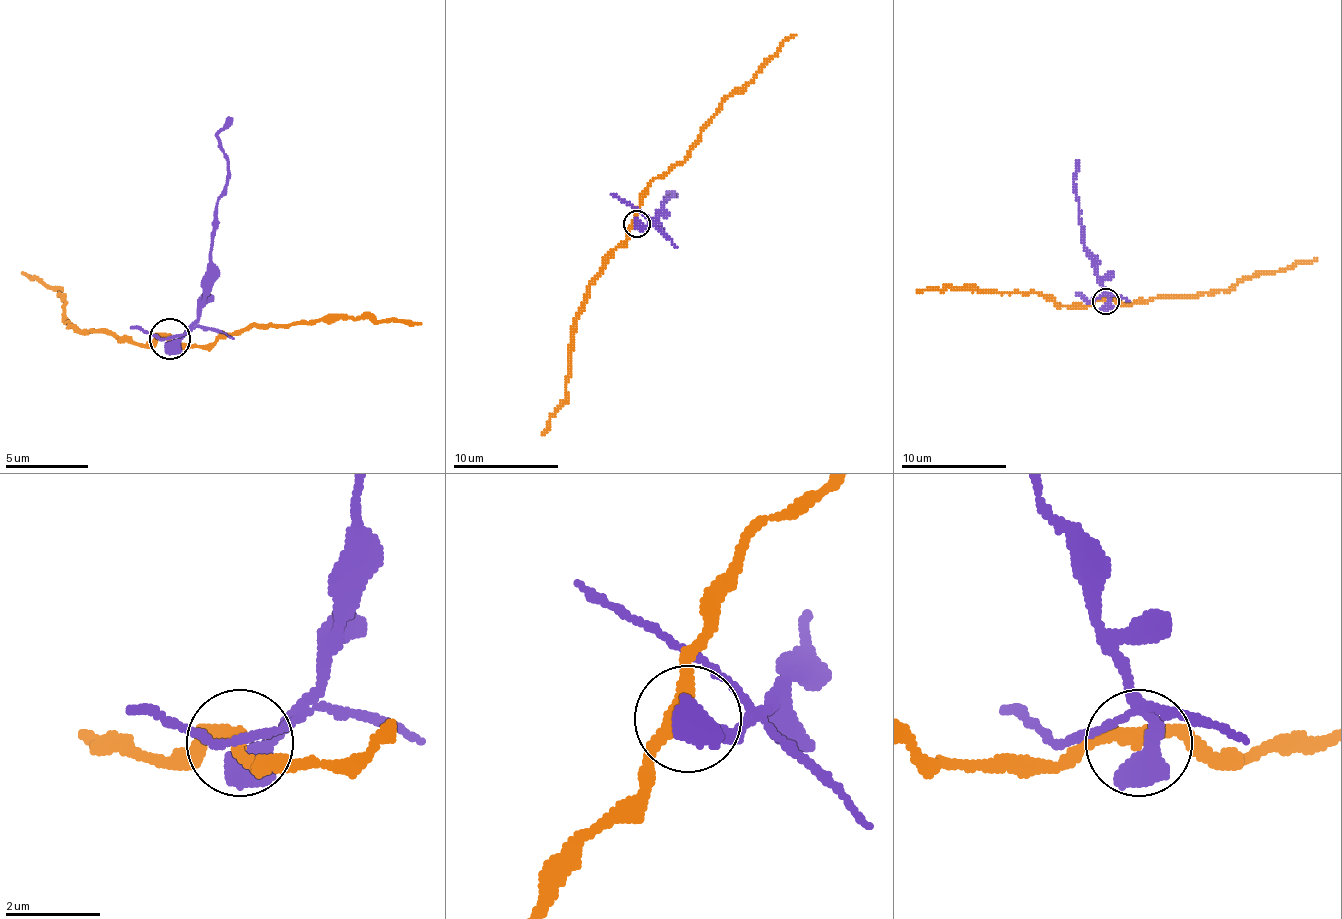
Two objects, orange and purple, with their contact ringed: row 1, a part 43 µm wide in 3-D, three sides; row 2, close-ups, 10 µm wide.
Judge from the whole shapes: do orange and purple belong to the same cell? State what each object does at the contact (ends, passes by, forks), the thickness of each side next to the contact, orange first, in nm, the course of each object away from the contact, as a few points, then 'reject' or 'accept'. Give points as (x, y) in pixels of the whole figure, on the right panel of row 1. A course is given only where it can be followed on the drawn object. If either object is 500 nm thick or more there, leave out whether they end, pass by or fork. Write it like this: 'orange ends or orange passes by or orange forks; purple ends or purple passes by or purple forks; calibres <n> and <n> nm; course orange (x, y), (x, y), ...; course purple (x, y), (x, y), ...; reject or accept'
calibres 320 and 650 nm; course orange (1105, 300), (1060, 306), (1036, 292), (988, 292), (962, 287), (917, 292); course purple (1105, 303), (1108, 292), (1102, 287), (1097, 261), (1084, 245), (1073, 181), (1078, 168), (1076, 160); reject

